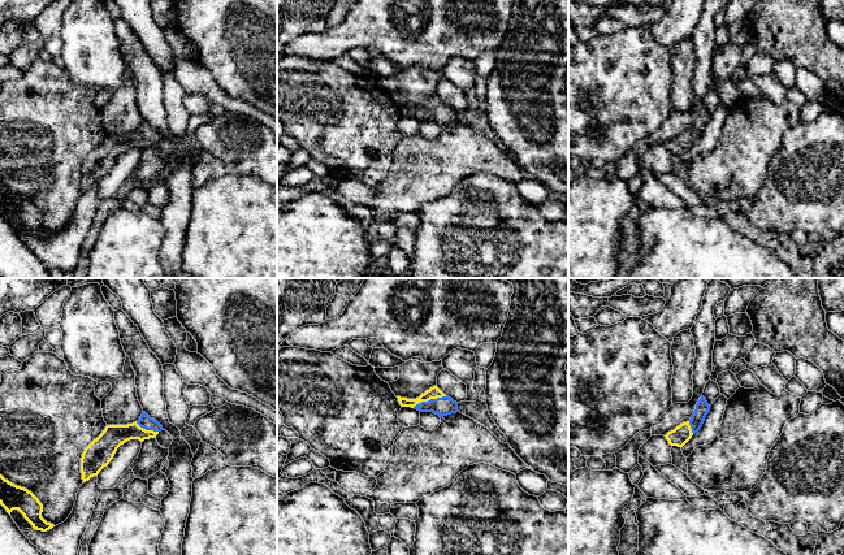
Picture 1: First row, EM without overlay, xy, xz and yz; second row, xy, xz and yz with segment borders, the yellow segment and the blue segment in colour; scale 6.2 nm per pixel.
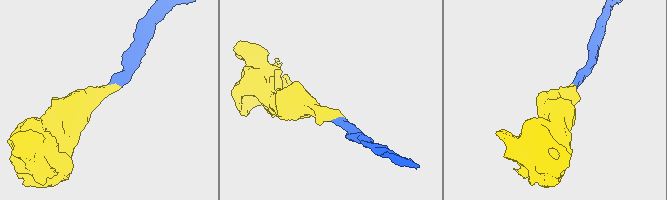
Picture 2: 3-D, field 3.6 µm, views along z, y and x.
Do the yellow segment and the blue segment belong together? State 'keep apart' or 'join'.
join

